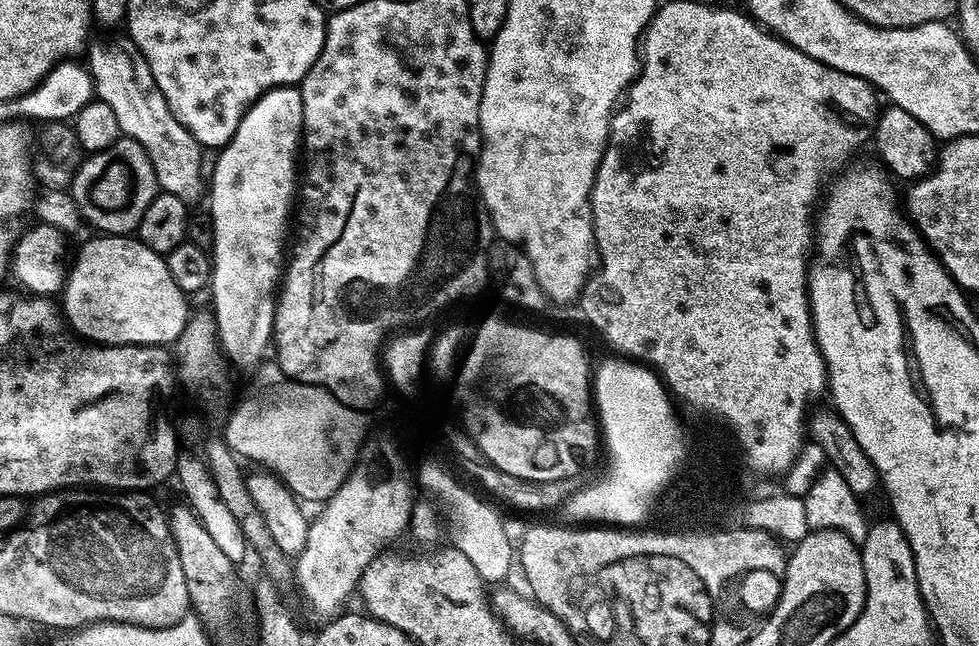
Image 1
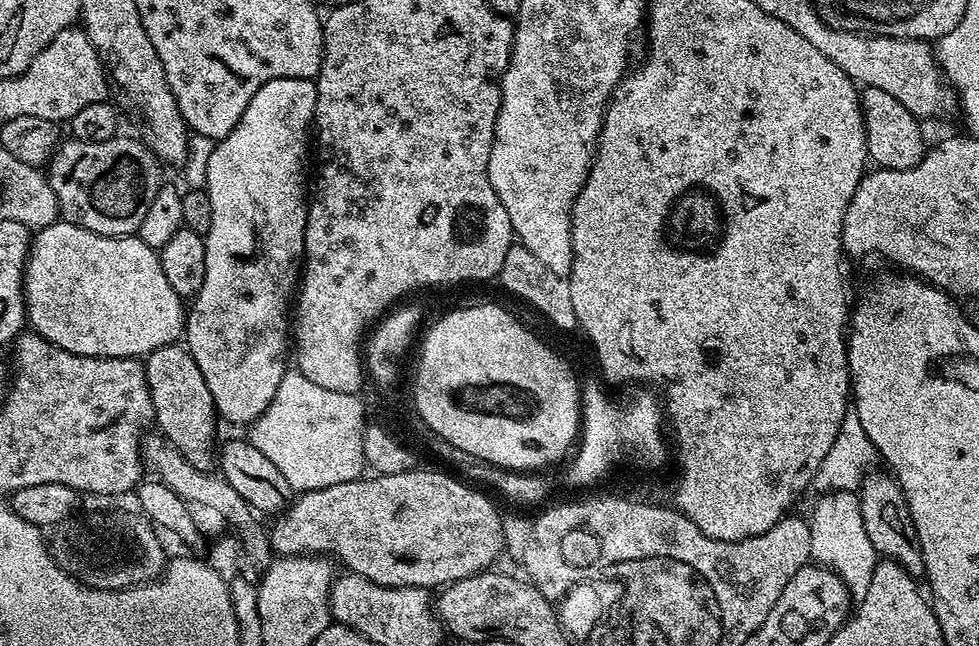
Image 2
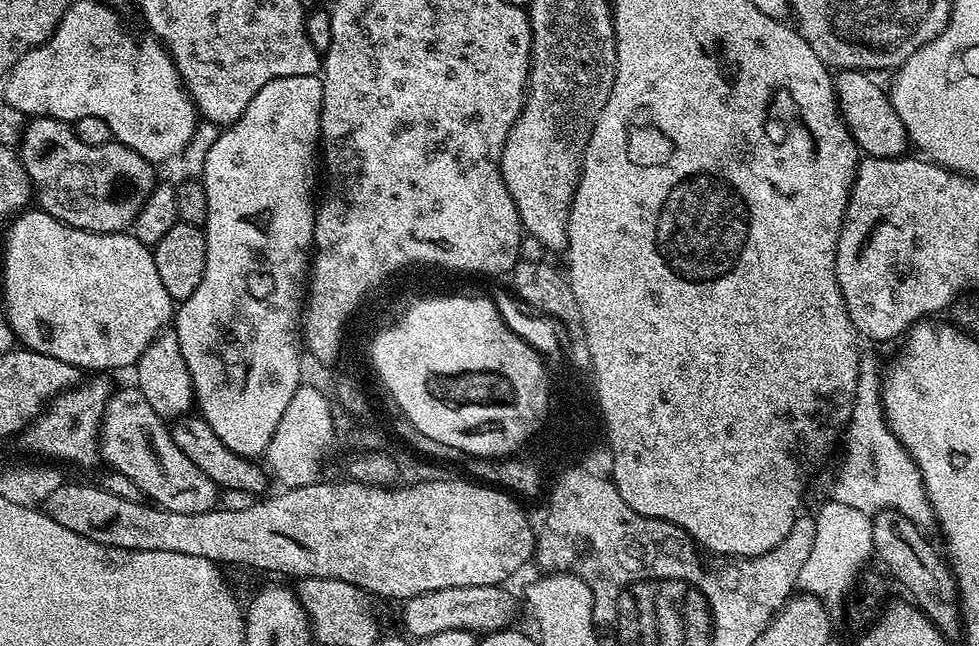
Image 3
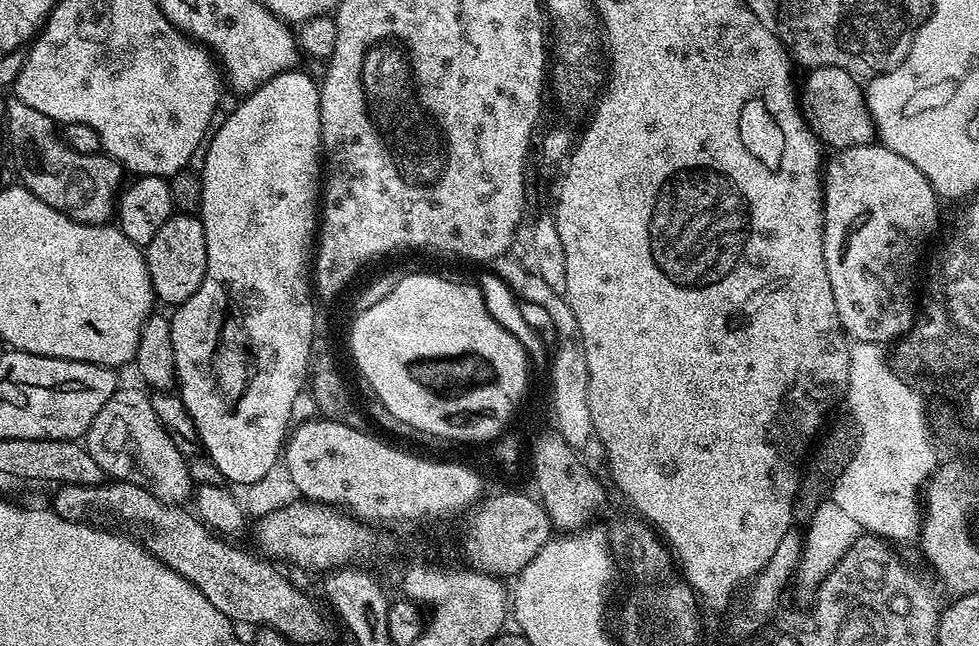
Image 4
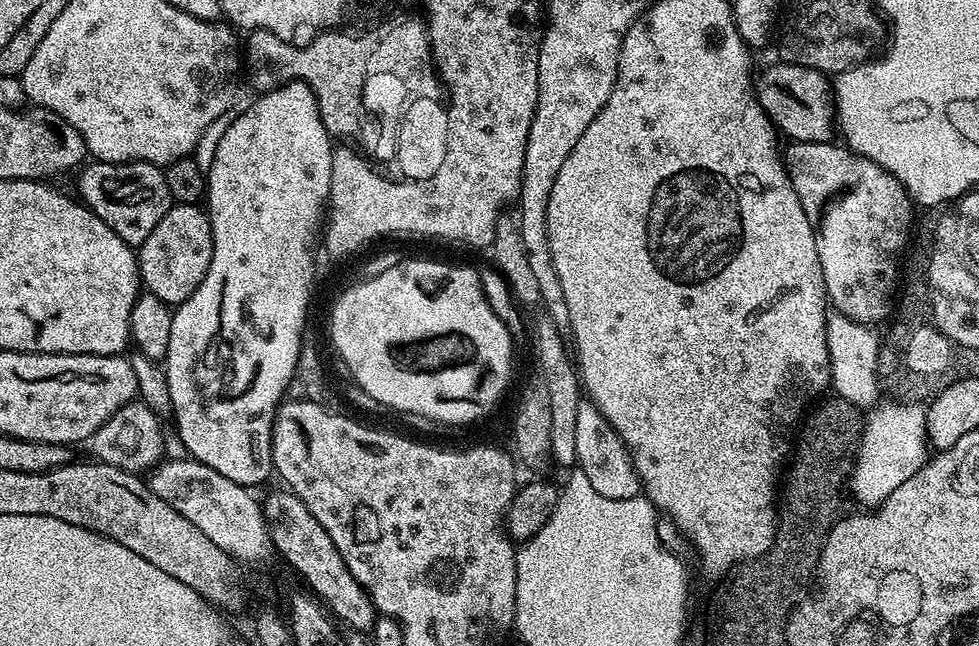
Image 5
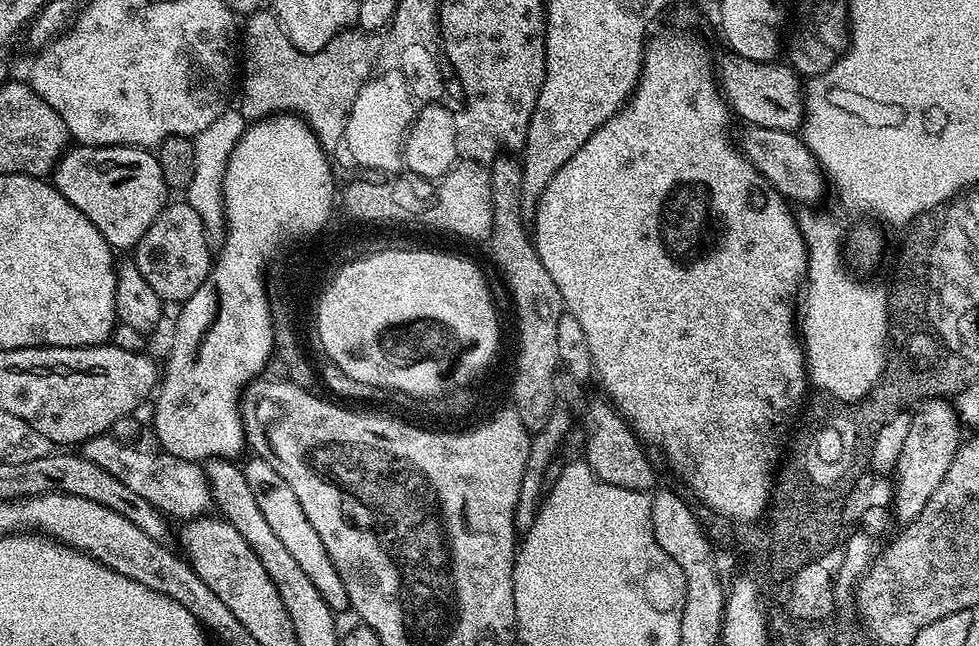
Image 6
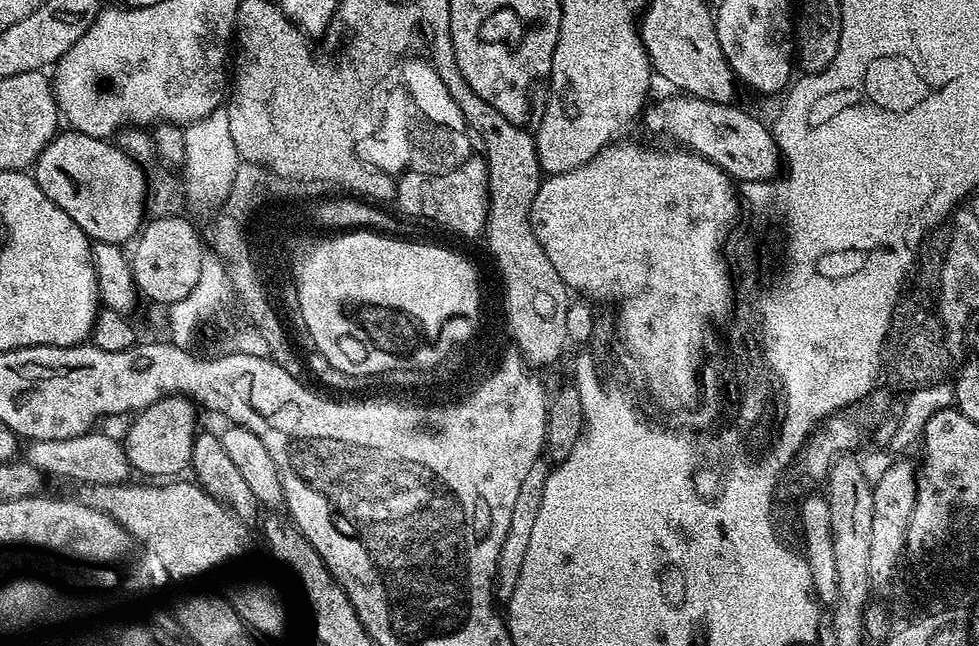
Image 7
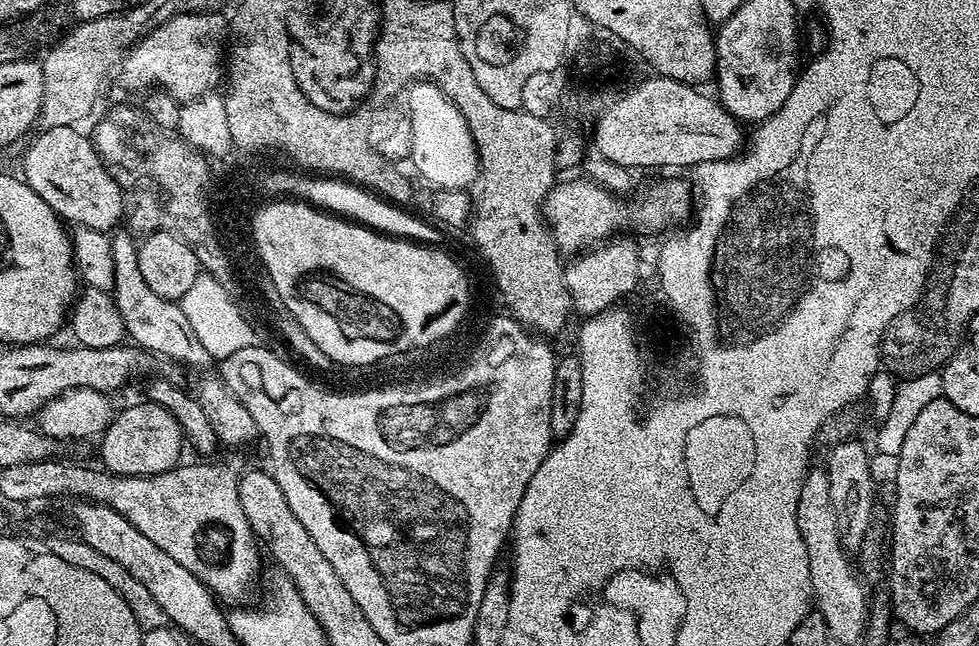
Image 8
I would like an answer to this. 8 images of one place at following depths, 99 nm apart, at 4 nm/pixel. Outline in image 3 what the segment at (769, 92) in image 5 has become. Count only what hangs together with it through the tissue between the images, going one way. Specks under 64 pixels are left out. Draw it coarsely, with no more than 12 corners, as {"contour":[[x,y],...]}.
{"contour":[[864,70],[834,76],[848,133],[865,157],[910,148],[892,97]]}

